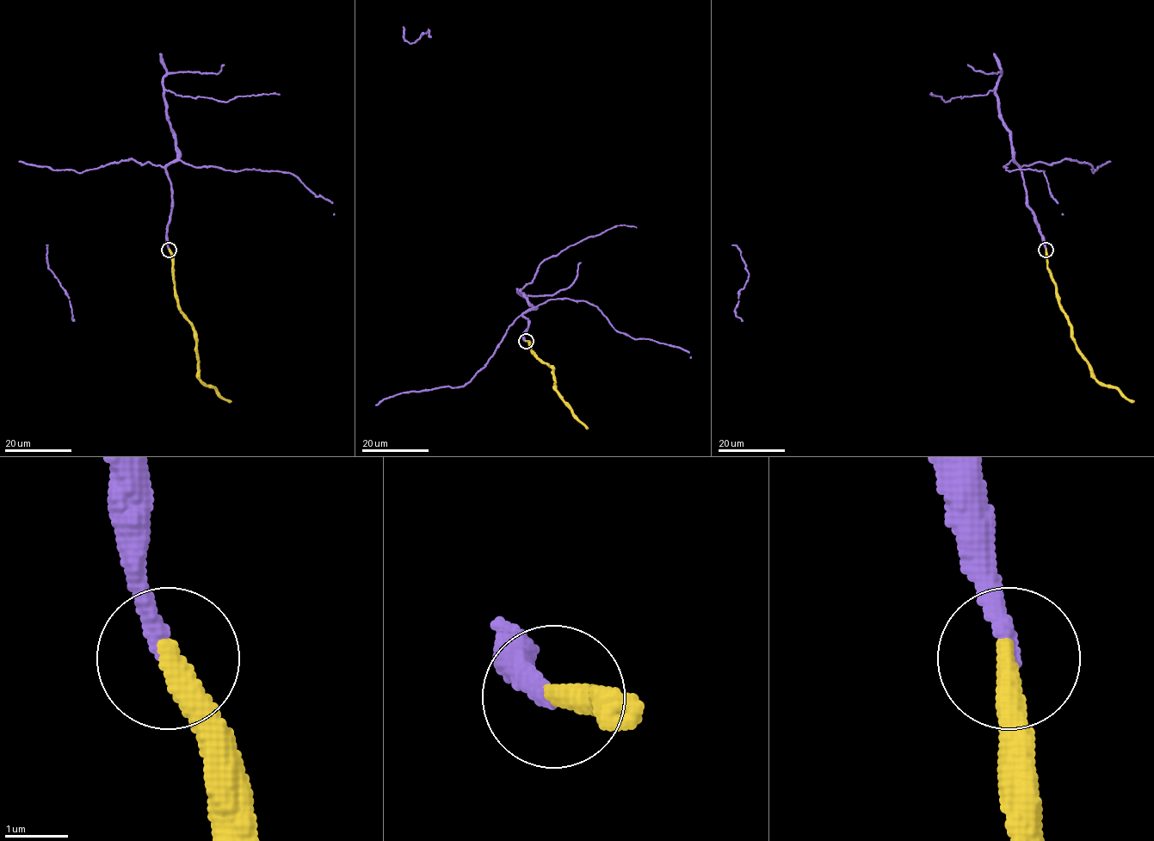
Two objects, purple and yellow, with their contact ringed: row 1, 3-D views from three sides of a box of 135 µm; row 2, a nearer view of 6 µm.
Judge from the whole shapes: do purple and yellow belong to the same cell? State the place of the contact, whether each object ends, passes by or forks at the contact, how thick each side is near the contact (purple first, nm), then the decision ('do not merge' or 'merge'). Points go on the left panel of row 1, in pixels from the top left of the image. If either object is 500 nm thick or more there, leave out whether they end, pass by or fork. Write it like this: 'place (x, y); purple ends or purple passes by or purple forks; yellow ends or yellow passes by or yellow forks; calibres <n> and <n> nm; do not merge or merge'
place (169, 250); purple ends; yellow ends; calibres 260 and 400 nm; merge

